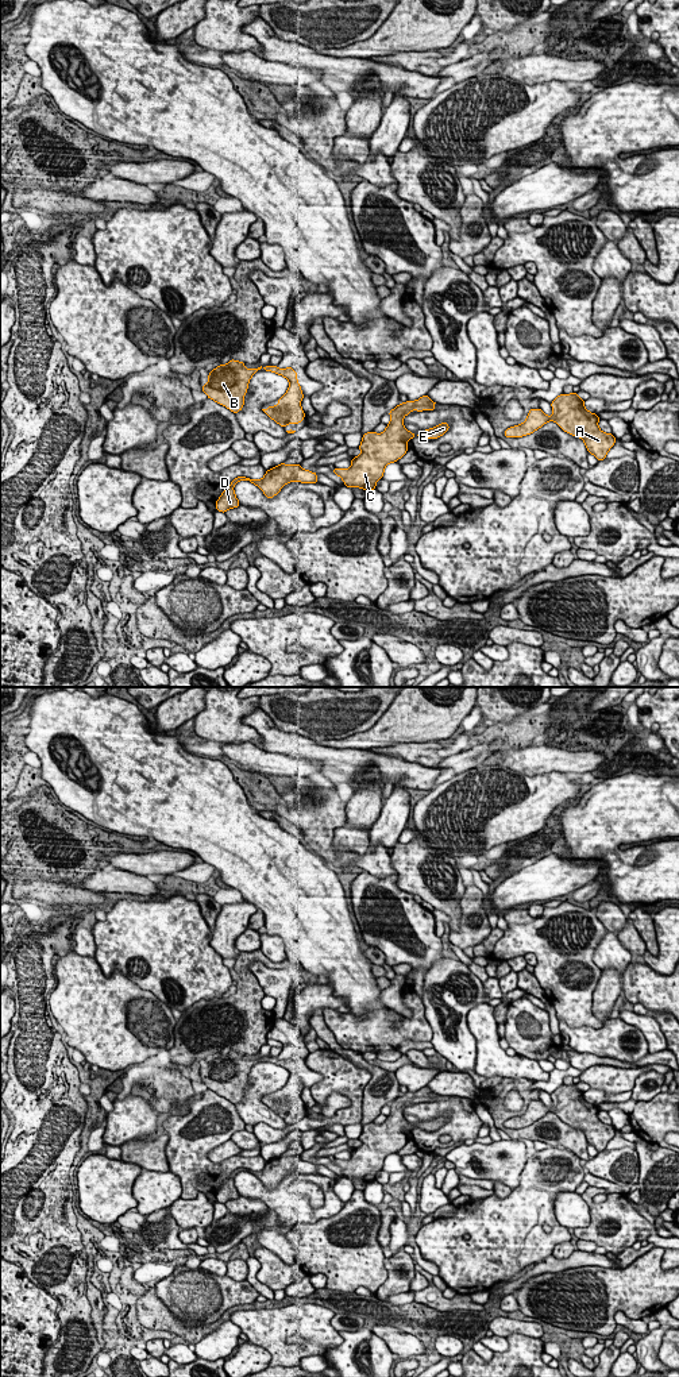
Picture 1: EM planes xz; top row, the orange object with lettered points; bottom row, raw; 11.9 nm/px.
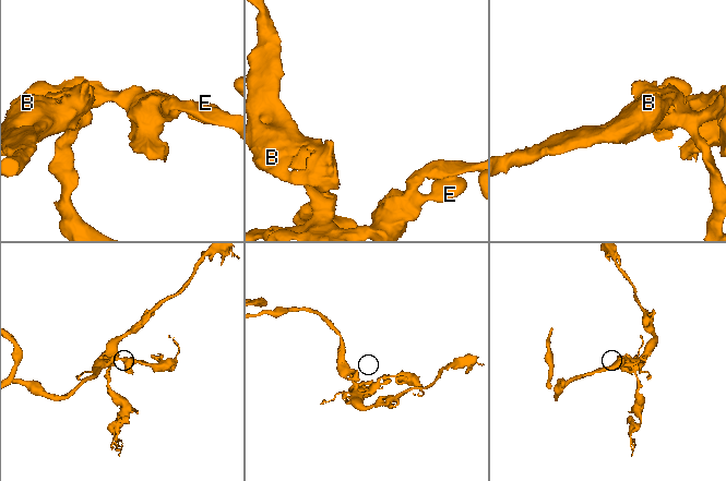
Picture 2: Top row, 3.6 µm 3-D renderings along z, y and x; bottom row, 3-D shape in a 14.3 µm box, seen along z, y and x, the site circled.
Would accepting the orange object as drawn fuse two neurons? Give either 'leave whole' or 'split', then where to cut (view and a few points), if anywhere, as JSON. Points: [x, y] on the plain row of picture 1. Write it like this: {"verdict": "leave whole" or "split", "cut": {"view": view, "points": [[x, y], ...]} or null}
{"verdict": "leave whole", "cut": null}

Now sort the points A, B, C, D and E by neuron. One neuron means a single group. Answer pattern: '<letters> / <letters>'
A B C D E

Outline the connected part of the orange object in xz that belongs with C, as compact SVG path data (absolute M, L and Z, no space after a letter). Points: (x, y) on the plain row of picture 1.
M427 1085L416 1092L406 1092L389 1103L390 1114L382 1125L363 1125L358 1138L362 1145L354 1148L350 1160L333 1160L347 1179L360 1179L366 1183L374 1181L377 1172L383 1168L385 1158L397 1153L408 1142L408 1131L416 1126L404 1118L404 1108L414 1100L435 1102L435 1096Z

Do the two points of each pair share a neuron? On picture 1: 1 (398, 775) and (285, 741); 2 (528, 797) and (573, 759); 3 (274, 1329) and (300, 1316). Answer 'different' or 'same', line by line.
1: same
2: different
3: same

